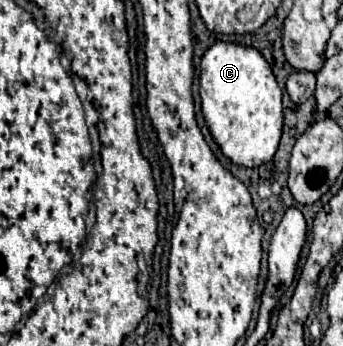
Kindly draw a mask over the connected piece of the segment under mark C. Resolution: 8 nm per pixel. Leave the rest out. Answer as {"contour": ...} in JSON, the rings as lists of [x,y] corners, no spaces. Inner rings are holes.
{"contour":[[[214,42],[200,62],[200,98],[204,120],[224,156],[246,168],[272,160],[282,134],[282,90],[256,48]]]}

